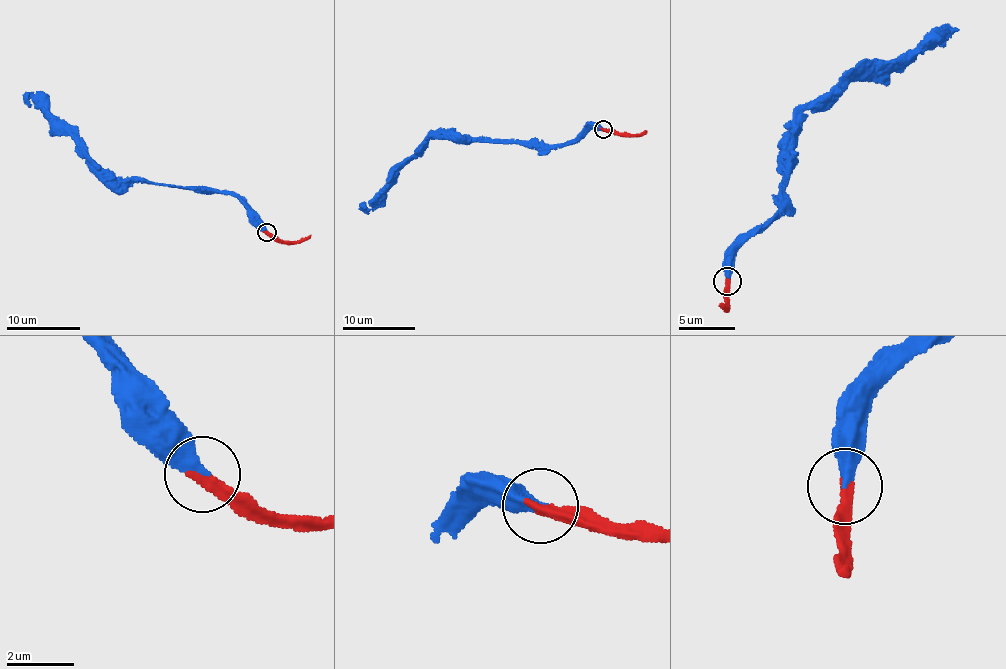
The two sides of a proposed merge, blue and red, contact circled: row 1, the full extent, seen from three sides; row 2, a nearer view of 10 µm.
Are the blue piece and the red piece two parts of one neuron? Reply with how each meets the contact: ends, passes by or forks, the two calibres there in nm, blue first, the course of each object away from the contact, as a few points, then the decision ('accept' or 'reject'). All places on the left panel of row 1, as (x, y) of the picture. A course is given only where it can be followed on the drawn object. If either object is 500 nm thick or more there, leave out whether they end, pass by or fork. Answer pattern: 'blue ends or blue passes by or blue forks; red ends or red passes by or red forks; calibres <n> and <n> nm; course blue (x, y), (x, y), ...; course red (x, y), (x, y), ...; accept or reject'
blue ends; red ends; calibres 400 and 360 nm; course blue (267, 232), (233, 195), (116, 181), (23, 93); course red (267, 232), (284, 241), (304, 241), (311, 235); accept

